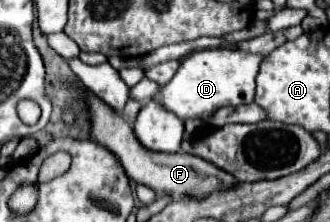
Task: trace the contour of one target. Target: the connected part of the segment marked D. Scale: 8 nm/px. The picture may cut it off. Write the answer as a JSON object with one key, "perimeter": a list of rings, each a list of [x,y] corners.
{"perimeter":[[[239,48],[195,50],[183,60],[173,80],[161,88],[157,100],[179,118],[199,120],[209,118],[223,106],[251,104],[255,96],[255,76],[259,74],[263,60],[265,56],[253,56],[251,52],[241,52]]]}

